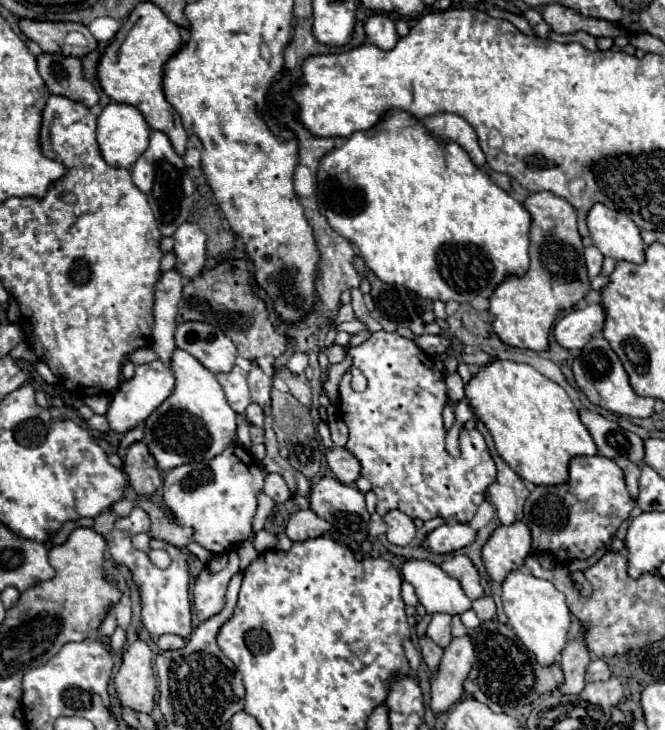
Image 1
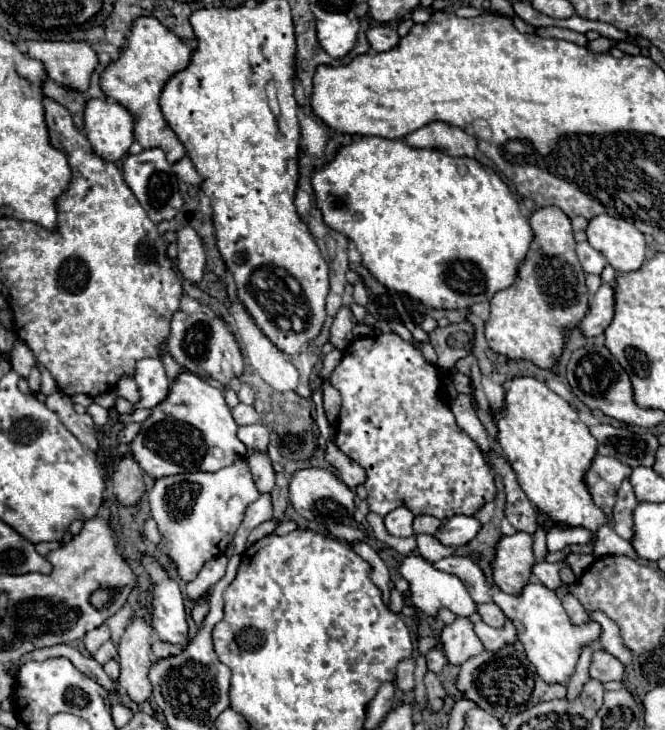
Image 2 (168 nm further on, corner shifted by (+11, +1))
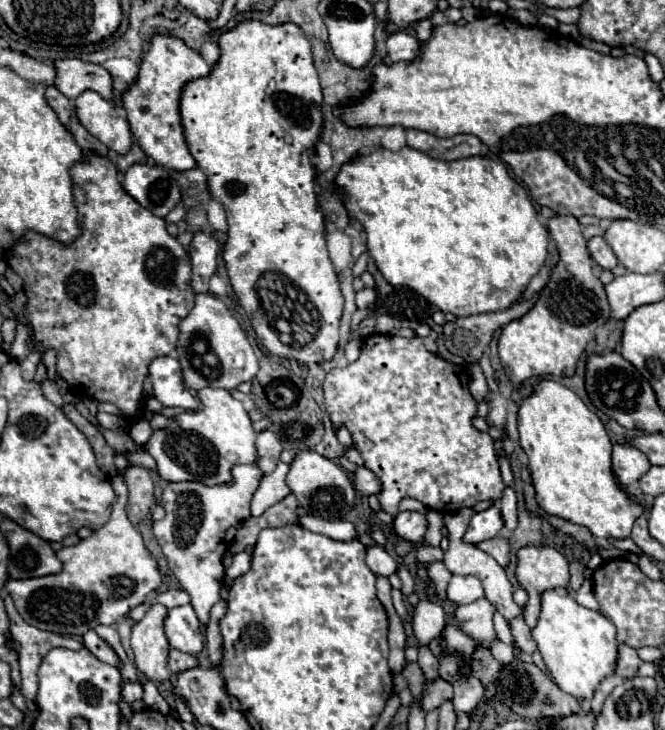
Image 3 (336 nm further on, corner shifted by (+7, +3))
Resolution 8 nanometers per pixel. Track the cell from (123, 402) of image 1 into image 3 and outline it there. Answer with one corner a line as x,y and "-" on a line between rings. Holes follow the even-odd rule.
157,357
149,365
149,379
153,383
153,395
165,407
197,409
199,401
185,389
181,365
175,357

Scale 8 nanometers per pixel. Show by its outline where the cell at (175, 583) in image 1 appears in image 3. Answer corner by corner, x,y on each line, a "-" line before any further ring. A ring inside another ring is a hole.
181,605
169,609
165,617
165,635
173,649
183,653
199,653
203,647
203,633
199,631
201,623
191,605

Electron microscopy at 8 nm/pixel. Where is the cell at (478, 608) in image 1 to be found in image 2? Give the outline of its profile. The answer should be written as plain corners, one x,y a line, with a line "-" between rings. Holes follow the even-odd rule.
485,603
485,605
477,605
477,611
479,611
479,615
483,617
483,621
487,623
487,625
491,625
491,627
503,627
505,625
505,615
503,615
503,611
495,605
495,603

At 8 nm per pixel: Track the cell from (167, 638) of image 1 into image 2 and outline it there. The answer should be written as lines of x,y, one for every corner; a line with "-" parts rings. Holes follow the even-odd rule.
155,641
155,643
153,643
155,661
167,659
167,657
173,657
173,655
179,655
181,651
183,651
181,645
171,645
171,643
163,643
163,641

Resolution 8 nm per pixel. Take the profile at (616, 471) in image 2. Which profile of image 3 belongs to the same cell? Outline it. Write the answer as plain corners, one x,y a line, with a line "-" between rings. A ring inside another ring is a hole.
627,445
613,447
613,475
617,477
621,489
627,489
629,483
635,483
649,467
647,457
639,449

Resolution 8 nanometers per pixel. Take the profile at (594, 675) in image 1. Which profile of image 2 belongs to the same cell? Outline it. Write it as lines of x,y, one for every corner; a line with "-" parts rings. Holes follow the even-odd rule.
603,649
593,651
593,661
591,661
591,677
597,681
619,681
625,673
625,665
613,657
611,653

